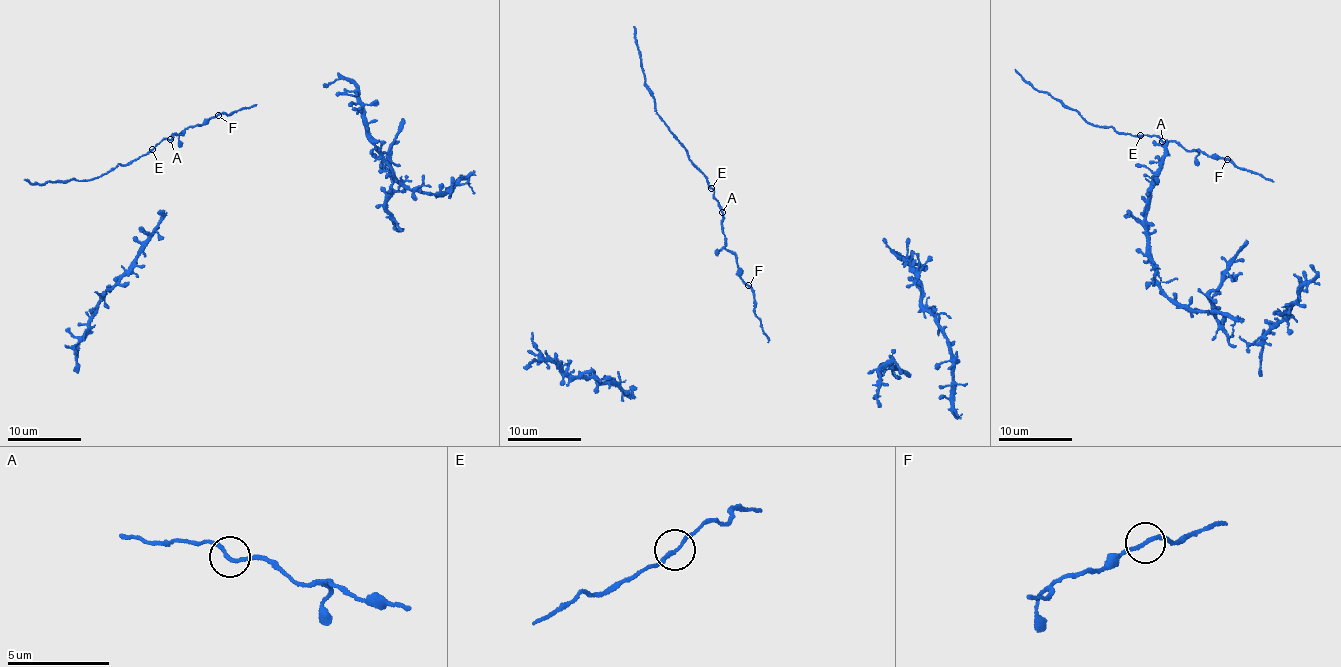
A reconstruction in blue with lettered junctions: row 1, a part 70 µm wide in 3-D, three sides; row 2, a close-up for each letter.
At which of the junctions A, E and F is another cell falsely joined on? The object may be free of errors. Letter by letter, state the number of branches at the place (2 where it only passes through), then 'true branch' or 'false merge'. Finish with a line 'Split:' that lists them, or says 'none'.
A: branches 2; true branch
E: branches 2; false merge
F: branches 2; true branch
Split: E

